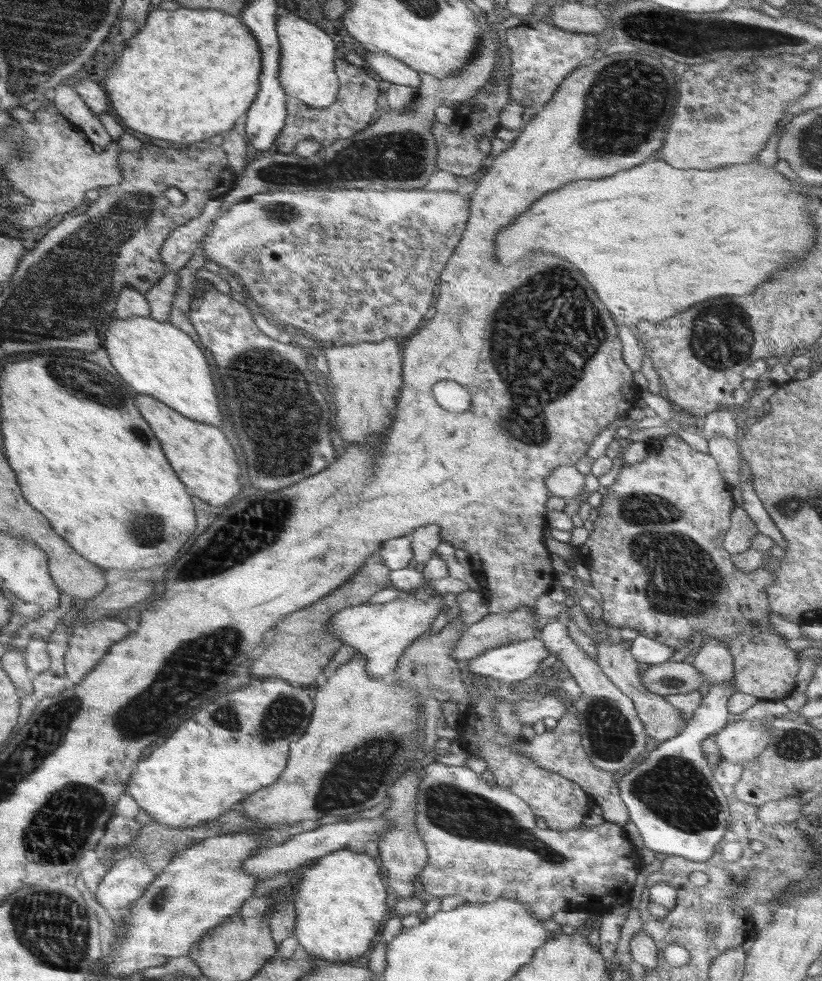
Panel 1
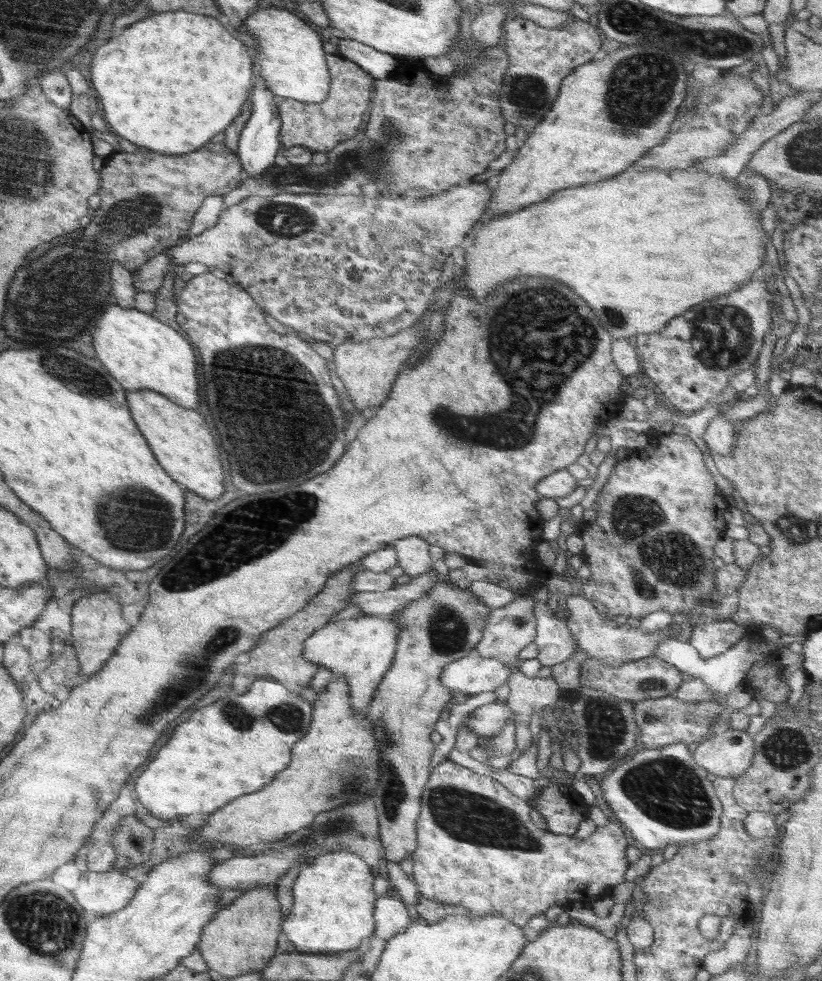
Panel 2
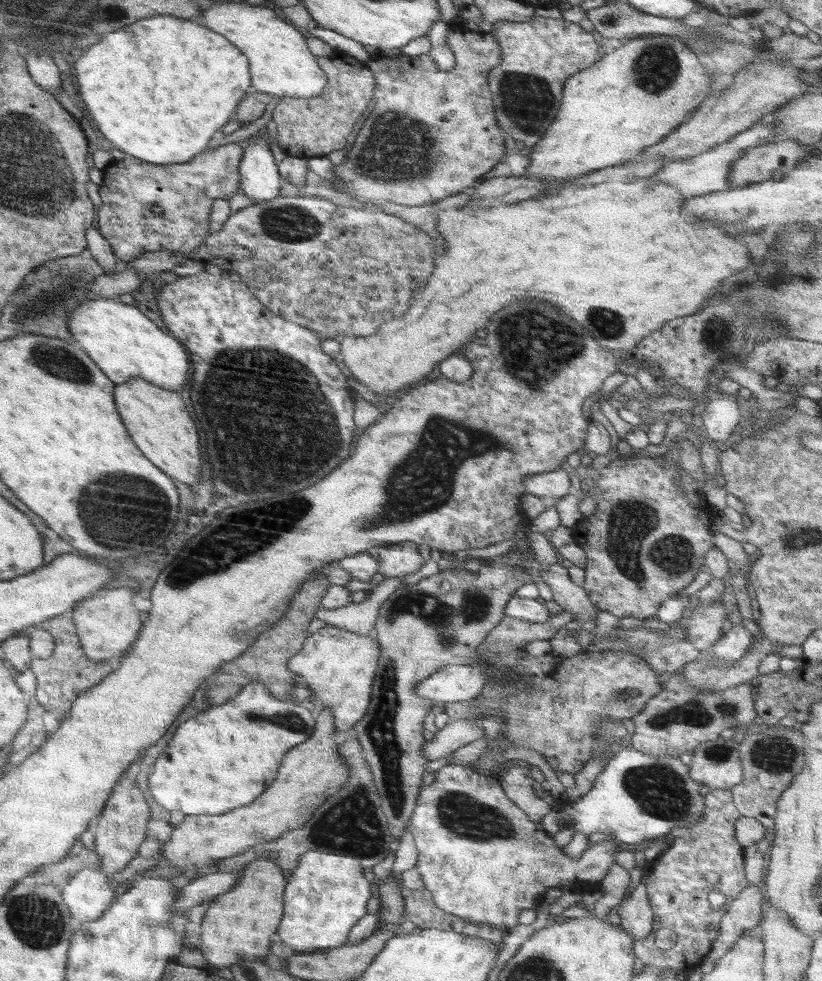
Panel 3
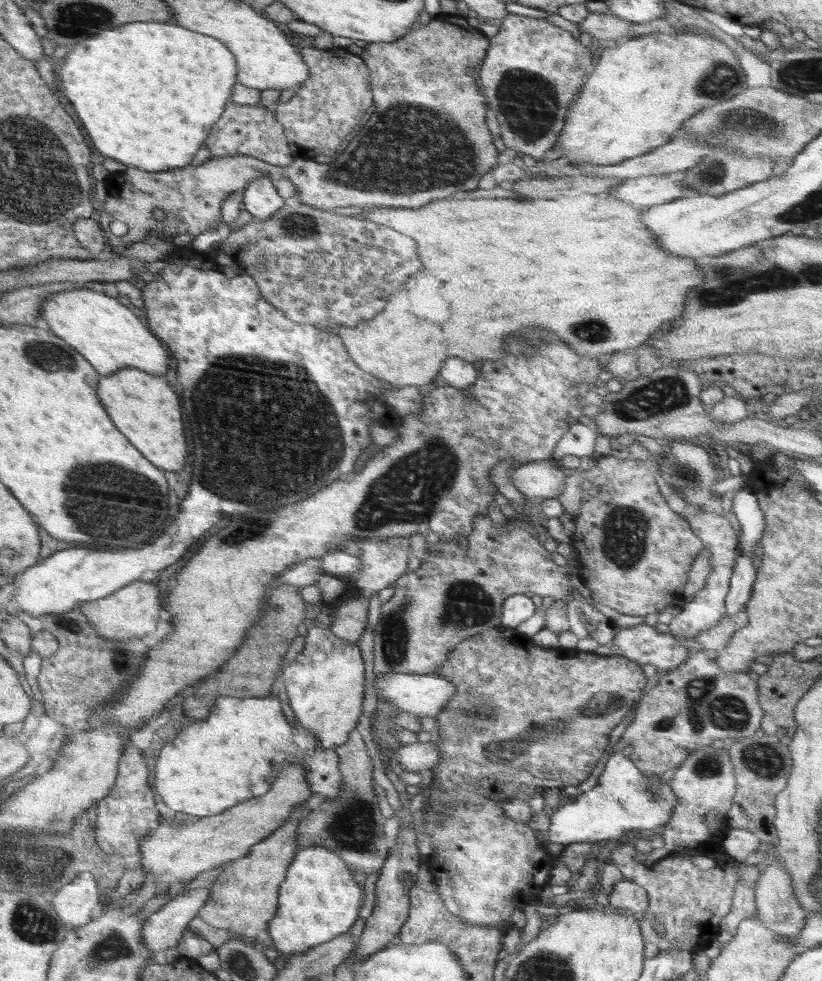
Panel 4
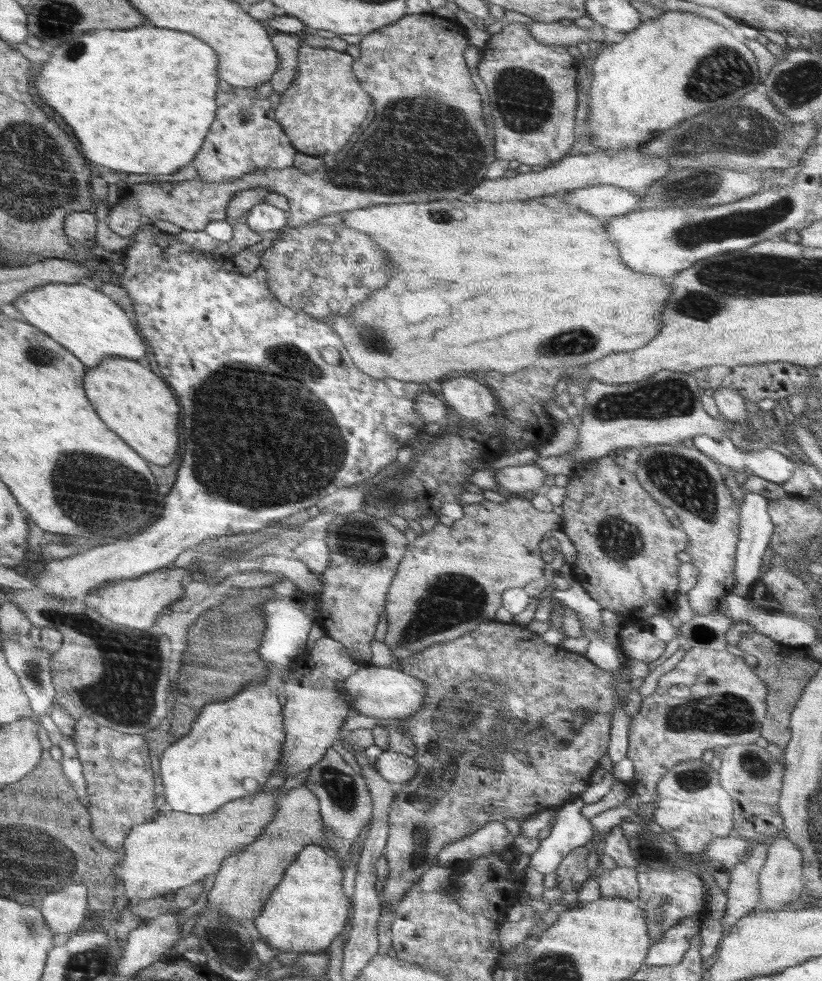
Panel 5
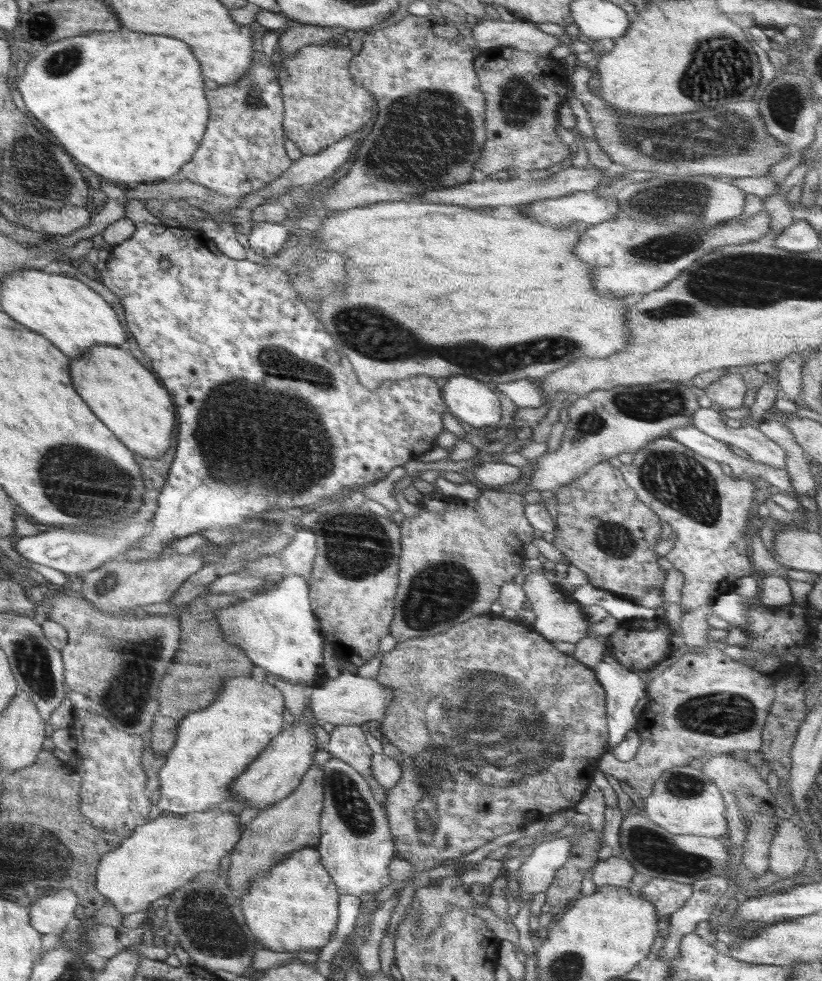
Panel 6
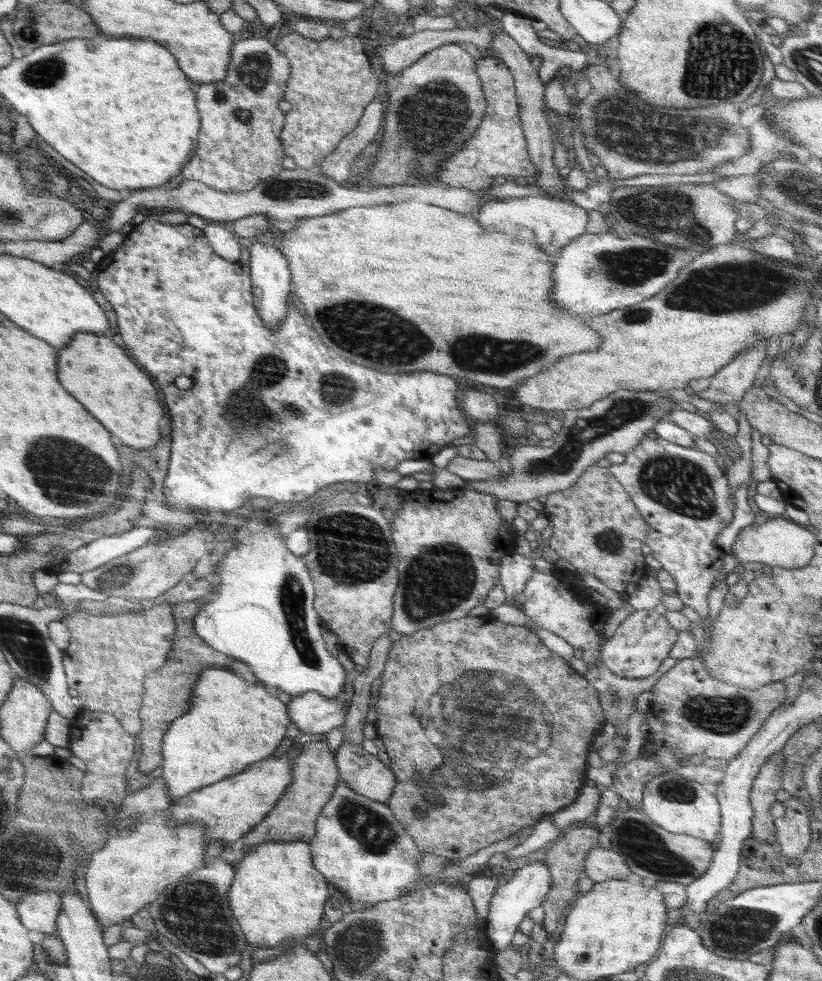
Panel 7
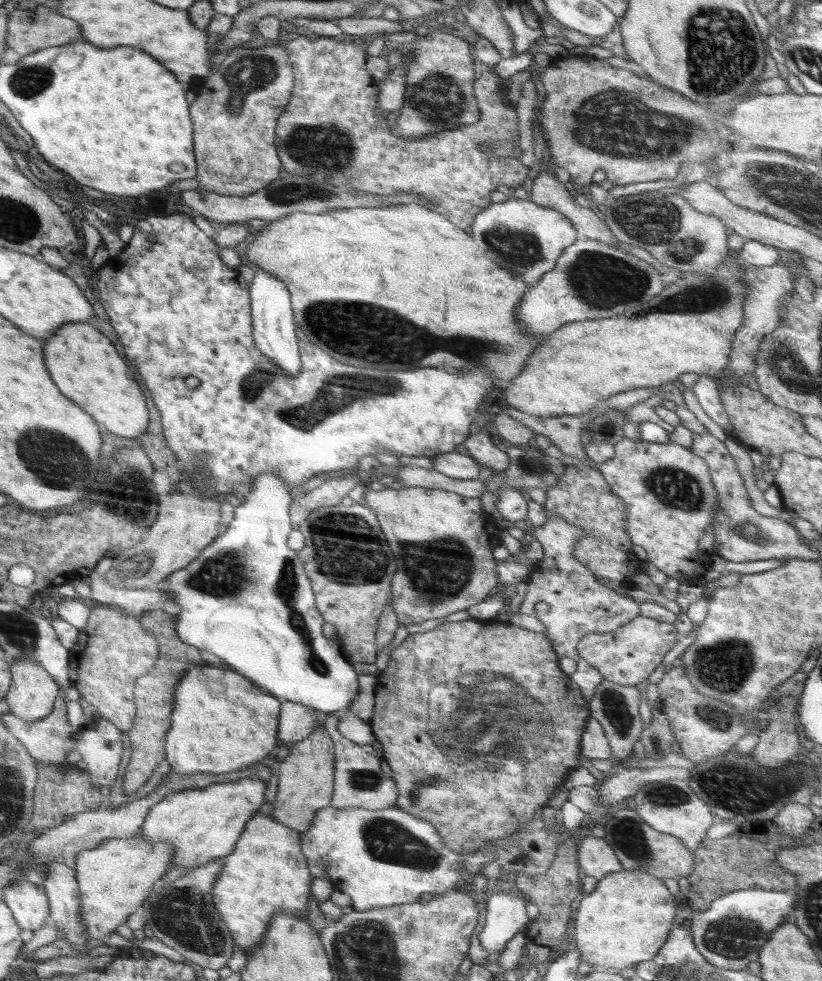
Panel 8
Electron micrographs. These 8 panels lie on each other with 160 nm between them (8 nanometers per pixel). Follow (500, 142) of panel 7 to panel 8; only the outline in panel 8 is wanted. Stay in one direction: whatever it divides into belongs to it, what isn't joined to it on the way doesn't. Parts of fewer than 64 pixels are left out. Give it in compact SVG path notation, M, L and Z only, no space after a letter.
M304 35L283 45L287 50L294 75L293 95L285 107L275 129L275 147L286 173L305 176L314 182L327 182L334 186L350 186L354 190L392 196L398 192L422 194L427 200L426 208L440 212L458 228L472 226L476 215L491 205L490 192L498 186L518 188L528 185L534 170L524 166L516 157L494 157L486 146L497 142L510 142L518 146L520 140L516 109L504 99L503 79L492 71L478 75L473 84L474 97L480 107L480 120L476 124L460 126L456 130L440 132L426 136L422 140L402 140L388 128L378 122L374 109L378 105L378 86L366 68L367 53L365 42L351 37L309 38Z

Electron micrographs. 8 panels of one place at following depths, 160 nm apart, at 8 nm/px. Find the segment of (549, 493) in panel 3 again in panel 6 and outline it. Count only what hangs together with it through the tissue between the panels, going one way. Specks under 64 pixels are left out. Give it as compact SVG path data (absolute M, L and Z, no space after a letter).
M485 460L469 473L481 487L492 488L518 481L521 468L503 461Z

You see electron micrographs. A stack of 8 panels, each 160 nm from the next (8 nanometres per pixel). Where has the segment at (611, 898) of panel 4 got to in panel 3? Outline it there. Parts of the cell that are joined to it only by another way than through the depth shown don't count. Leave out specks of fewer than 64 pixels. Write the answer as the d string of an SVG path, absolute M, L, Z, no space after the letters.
M644 884L626 894L618 905L618 914L621 927L631 934L633 940L649 936L653 925L653 910L649 898L646 898Z

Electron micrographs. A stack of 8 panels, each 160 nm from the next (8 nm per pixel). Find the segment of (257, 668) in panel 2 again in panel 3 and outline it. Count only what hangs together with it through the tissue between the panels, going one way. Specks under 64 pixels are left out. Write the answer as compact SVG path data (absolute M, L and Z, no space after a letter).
M316 578L302 584L302 588L298 588L298 594L294 594L290 602L290 608L280 617L280 620L277 620L274 626L269 628L270 630L265 630L238 658L222 666L222 670L212 679L212 684L206 686L208 704L218 706L234 698L234 695L237 695L248 683L256 682L265 684L269 693L280 699L291 698L290 688L296 686L299 676L296 674L296 678L293 678L294 674L287 669L287 661L302 648L307 637L308 624L315 617L315 612L322 608L320 602L330 586L332 583L326 579L317 580Z

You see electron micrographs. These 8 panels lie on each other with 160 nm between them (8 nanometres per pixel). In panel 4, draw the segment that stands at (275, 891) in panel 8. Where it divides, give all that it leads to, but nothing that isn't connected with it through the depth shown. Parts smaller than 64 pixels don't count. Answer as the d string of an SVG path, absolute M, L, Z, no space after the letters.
M321 846L298 851L280 885L276 914L267 926L267 932L274 941L271 953L289 957L348 932L358 920L364 900L362 885L356 883L352 873L338 855Z

